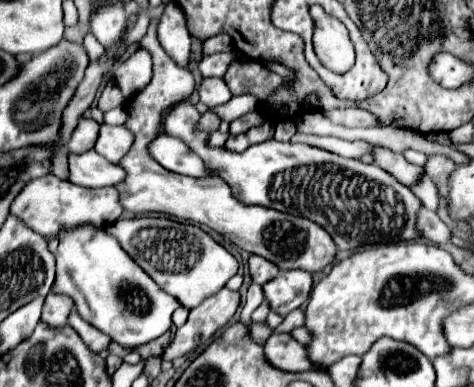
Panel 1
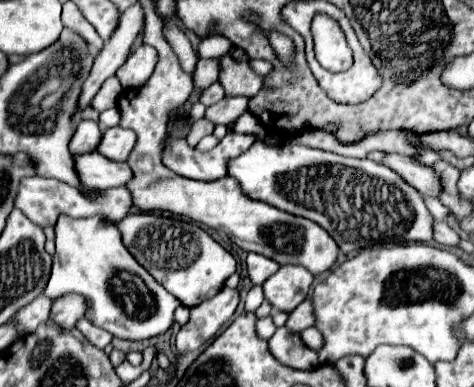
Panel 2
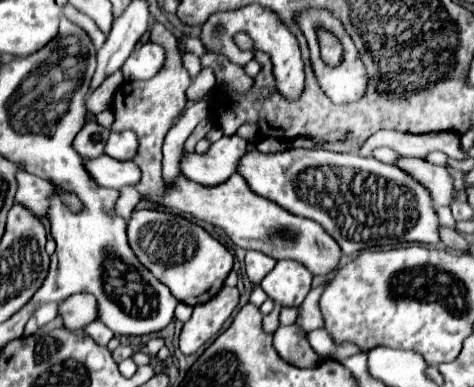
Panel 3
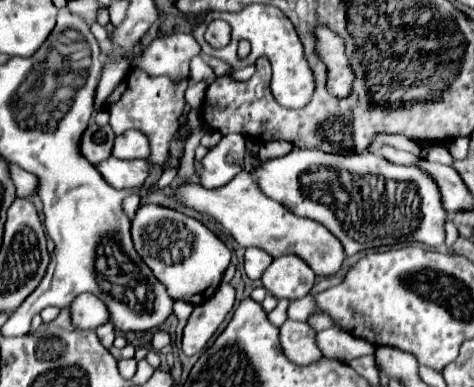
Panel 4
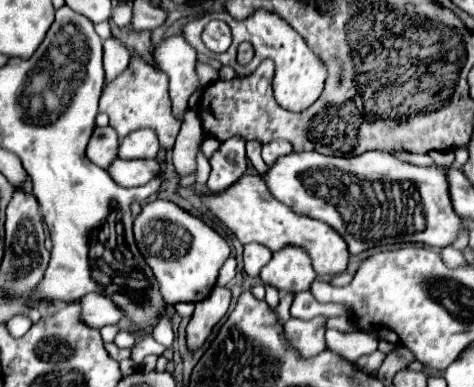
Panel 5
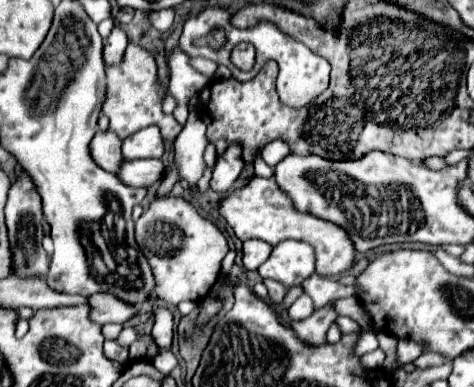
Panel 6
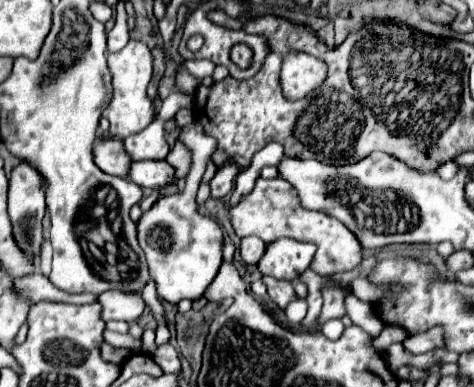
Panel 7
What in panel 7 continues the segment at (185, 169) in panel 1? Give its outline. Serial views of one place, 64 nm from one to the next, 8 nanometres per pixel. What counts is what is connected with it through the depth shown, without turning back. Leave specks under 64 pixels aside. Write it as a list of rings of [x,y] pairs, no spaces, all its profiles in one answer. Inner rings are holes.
[[[228,160],[228,164],[224,164],[224,168],[220,168],[216,172],[216,176],[210,180],[210,190],[212,190],[212,198],[224,198],[230,190],[232,190],[232,182],[238,174],[236,164],[232,164],[232,160]]]

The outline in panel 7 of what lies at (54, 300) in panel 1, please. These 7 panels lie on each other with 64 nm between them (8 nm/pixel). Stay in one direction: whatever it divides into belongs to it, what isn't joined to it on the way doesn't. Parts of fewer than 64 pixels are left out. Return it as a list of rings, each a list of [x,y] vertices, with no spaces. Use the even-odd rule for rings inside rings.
[[[108,290],[98,296],[102,304],[102,316],[104,320],[126,320],[134,322],[142,316],[146,302],[138,292],[120,292],[120,290]]]

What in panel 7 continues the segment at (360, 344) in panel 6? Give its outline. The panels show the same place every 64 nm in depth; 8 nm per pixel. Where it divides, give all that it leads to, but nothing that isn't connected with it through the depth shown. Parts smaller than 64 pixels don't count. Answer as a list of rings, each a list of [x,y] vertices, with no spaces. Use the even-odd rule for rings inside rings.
[[[384,326],[382,334],[374,340],[374,346],[382,350],[382,348],[388,348],[394,340],[402,342],[402,340],[406,340],[406,338],[410,338],[410,336],[412,336],[410,330],[406,330],[406,328],[402,328],[402,326]]]

